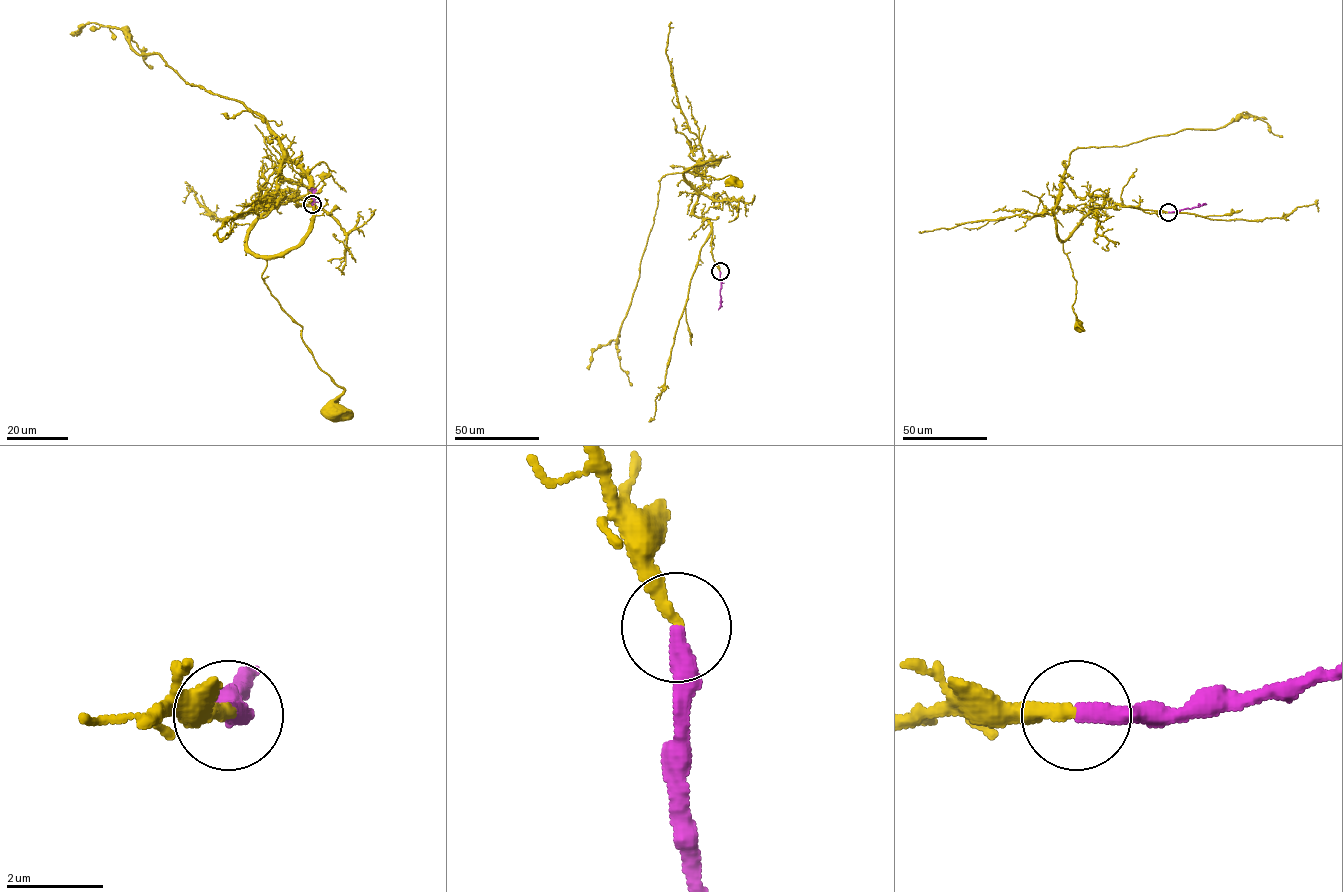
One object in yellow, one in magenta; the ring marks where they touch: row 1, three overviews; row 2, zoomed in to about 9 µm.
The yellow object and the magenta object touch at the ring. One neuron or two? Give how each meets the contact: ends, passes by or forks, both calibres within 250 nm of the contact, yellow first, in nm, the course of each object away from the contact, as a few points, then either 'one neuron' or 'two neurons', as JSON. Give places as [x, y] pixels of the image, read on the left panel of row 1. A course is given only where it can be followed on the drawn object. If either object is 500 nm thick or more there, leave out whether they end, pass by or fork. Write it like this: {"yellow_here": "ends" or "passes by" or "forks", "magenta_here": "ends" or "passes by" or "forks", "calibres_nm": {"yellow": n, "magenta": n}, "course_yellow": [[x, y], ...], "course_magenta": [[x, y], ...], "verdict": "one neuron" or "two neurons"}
{"yellow_here": "ends", "magenta_here": "ends", "calibres_nm": {"yellow": 320, "magenta": 380}, "course_yellow": [[312, 204], [265, 195], [272, 205], [247, 247], [343, 389], [332, 411]], "course_magenta": [[312, 204], [313, 193], [309, 190]], "verdict": "one neuron"}

